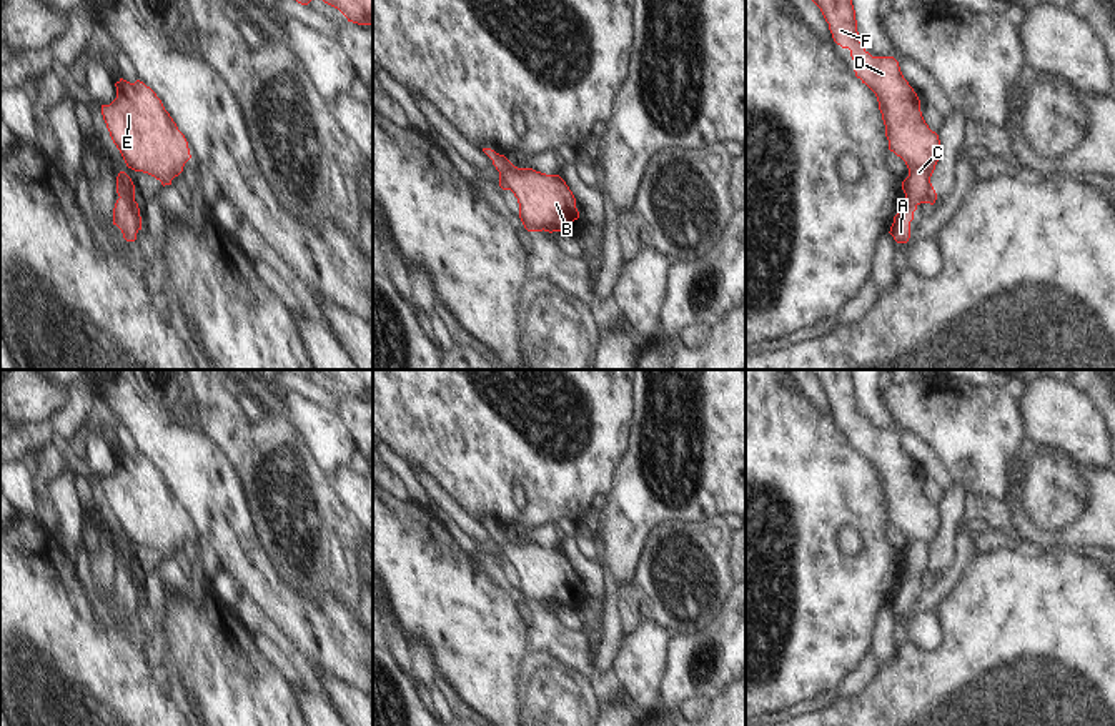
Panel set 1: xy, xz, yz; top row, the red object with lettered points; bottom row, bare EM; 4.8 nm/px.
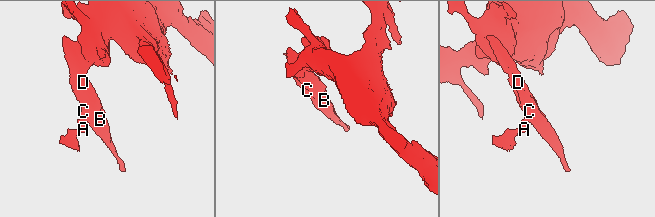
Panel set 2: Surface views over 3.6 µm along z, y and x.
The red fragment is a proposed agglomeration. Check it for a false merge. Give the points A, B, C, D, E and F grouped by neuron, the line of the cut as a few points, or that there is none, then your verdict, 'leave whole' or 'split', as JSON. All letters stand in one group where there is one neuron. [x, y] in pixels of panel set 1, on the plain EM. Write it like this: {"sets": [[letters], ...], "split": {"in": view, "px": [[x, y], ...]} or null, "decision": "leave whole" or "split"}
{"sets": [["A", "B", "C", "D", "E", "F"]], "split": null, "decision": "leave whole"}

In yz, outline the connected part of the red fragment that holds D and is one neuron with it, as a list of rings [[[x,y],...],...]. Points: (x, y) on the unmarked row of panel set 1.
[[[852,370],[809,371],[820,381],[834,415],[850,423],[855,450],[877,470],[889,523],[909,541],[909,549],[902,554],[905,571],[889,604],[897,616],[907,616],[917,579],[934,578],[937,573],[930,549],[940,530],[939,508],[925,496],[920,473],[904,451],[899,435],[894,430],[872,430],[862,420]]]

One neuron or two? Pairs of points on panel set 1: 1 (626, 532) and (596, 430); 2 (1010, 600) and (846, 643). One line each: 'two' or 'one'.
1: two
2: two

